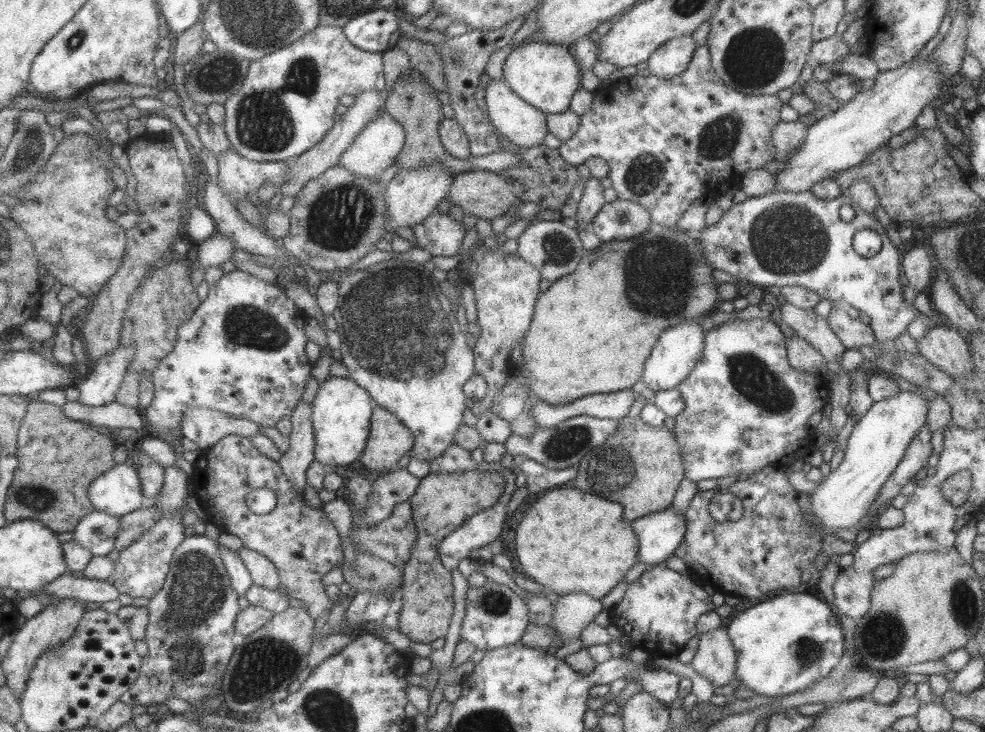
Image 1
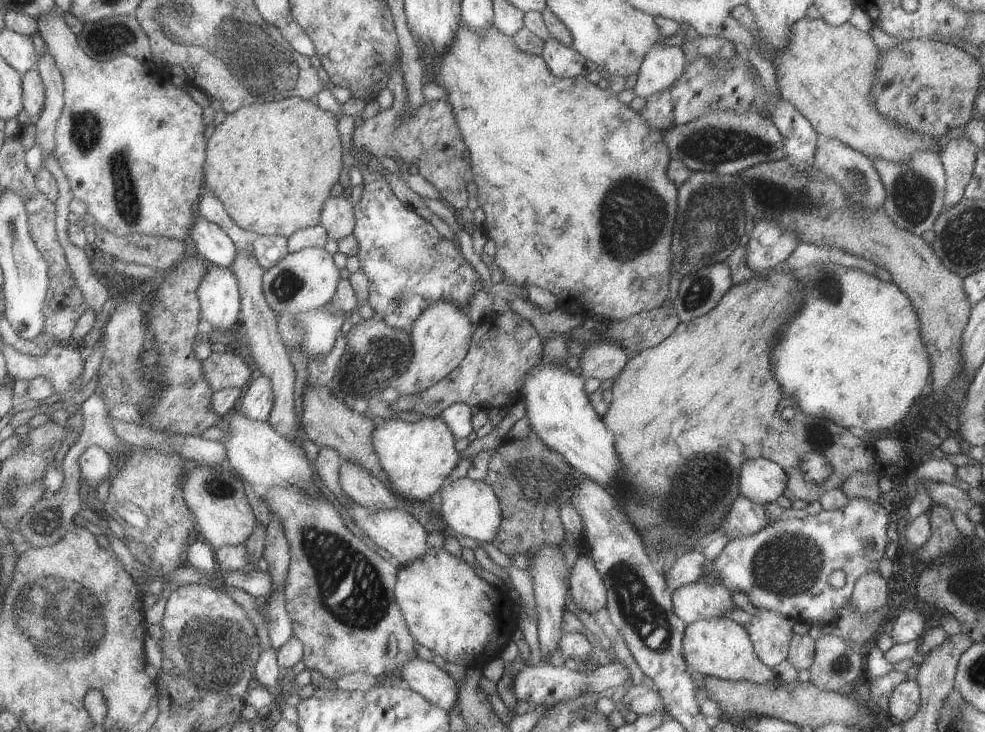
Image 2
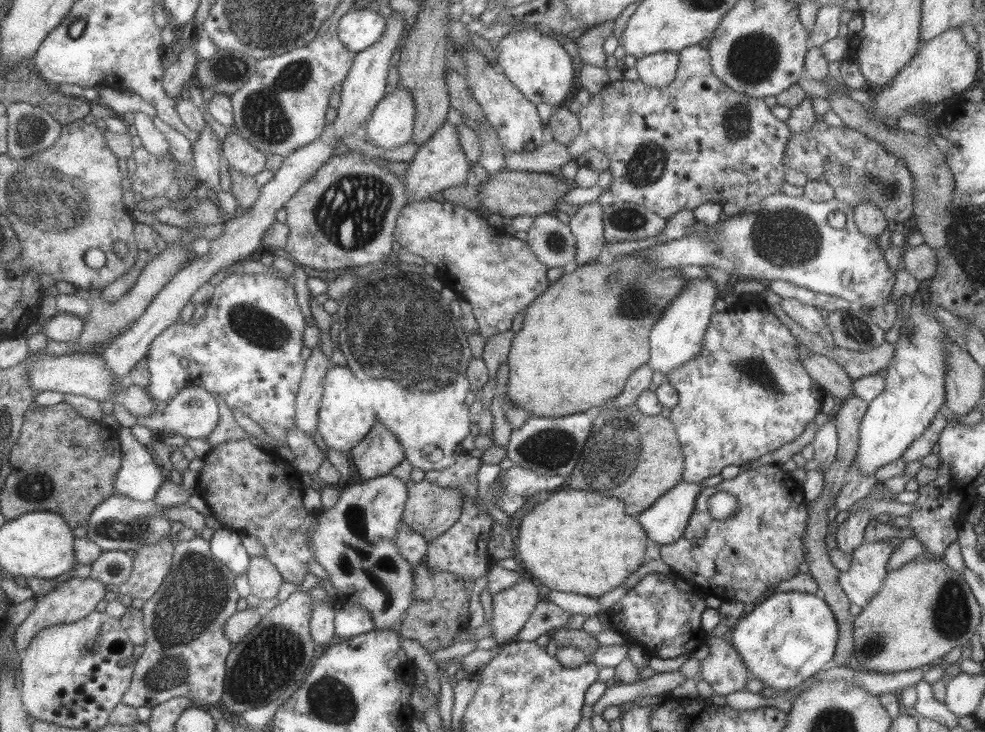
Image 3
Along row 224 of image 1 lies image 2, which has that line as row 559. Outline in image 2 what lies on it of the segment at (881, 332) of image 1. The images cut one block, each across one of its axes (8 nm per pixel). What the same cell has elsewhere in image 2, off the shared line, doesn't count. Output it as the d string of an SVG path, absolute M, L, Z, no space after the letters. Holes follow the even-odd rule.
M848 499L843 508L832 511L823 509L818 514L808 514L803 519L782 516L755 531L755 534L729 539L713 560L705 560L702 564L701 577L710 575L715 583L725 585L731 593L743 592L757 610L771 611L797 623L835 625L836 613L849 604L855 581L865 573L877 571L888 543L885 537L889 520L887 513L879 503L867 499ZM833 570L841 570L845 575L844 584L839 588L827 583L827 577Z

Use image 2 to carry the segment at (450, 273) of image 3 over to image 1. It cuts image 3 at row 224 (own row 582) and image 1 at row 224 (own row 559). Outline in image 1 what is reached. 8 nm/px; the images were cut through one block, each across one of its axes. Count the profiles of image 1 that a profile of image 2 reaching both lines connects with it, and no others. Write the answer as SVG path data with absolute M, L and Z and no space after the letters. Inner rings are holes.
M436 208L411 228L415 244L431 256L453 256L461 249L465 234L463 222L456 222Z

